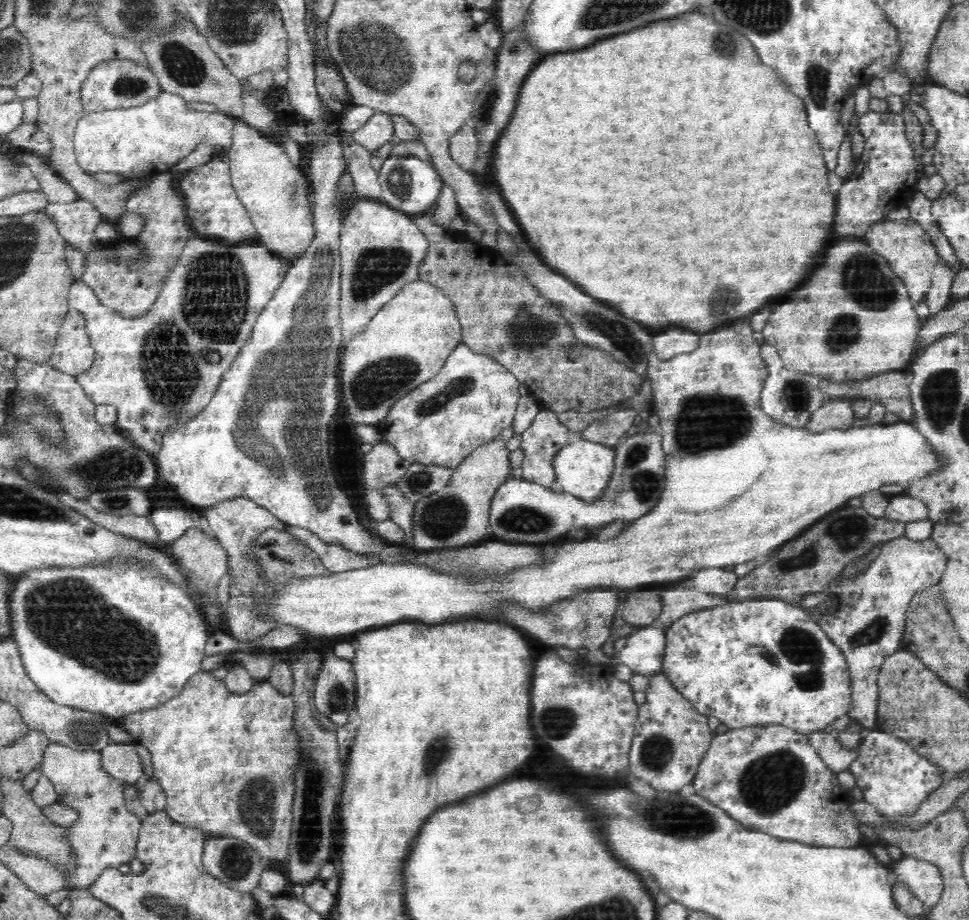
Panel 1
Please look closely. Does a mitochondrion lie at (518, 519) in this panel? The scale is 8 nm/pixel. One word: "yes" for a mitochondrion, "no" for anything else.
yes

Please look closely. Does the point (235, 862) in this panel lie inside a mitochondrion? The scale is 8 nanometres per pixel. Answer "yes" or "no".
yes

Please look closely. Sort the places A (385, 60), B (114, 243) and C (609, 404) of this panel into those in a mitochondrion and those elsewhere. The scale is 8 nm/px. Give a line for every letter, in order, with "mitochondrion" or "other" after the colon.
A: mitochondrion
B: other
C: other

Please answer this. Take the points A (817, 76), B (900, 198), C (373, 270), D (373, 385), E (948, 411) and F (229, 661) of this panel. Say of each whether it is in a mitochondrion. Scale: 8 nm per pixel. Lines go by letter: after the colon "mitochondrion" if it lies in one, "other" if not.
A: mitochondrion
B: other
C: mitochondrion
D: mitochondrion
E: mitochondrion
F: other

